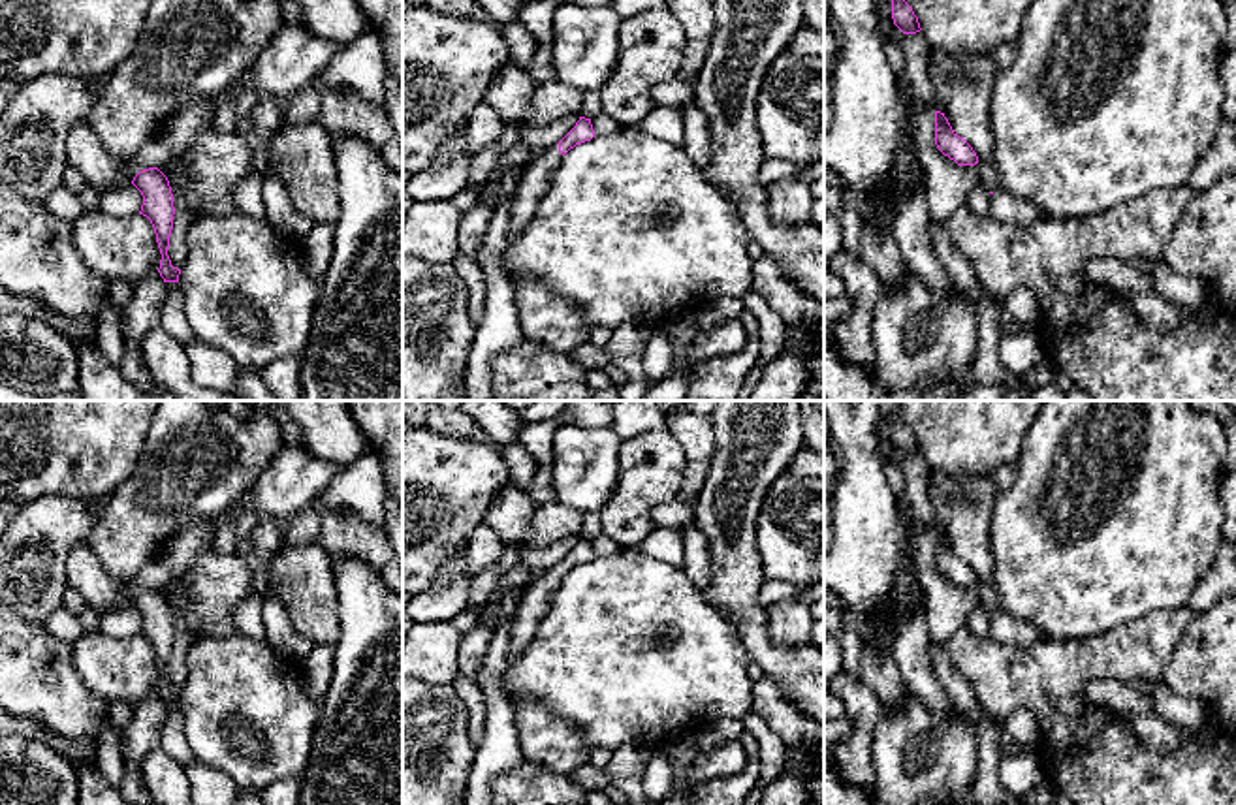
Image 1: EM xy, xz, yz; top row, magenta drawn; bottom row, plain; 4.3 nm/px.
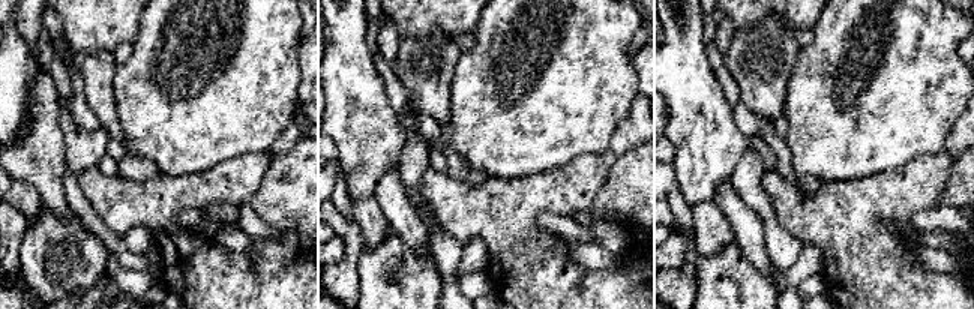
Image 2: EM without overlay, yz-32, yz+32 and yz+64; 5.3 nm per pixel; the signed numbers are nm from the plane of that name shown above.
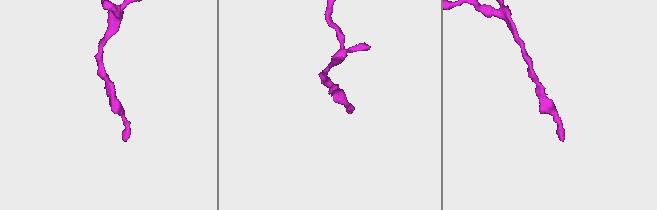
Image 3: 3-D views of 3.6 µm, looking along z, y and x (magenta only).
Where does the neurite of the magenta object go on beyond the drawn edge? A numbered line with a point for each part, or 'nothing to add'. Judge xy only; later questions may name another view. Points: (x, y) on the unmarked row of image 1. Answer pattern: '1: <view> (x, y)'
nothing to add

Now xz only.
1: xz (533, 606)

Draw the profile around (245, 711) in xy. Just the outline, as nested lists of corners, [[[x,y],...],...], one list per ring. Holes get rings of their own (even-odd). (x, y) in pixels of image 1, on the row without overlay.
[[[228,636],[196,641],[186,656],[186,683],[179,696],[184,737],[198,762],[230,775],[245,794],[260,794],[271,782],[303,777],[320,703],[309,698],[297,664],[265,639]]]

